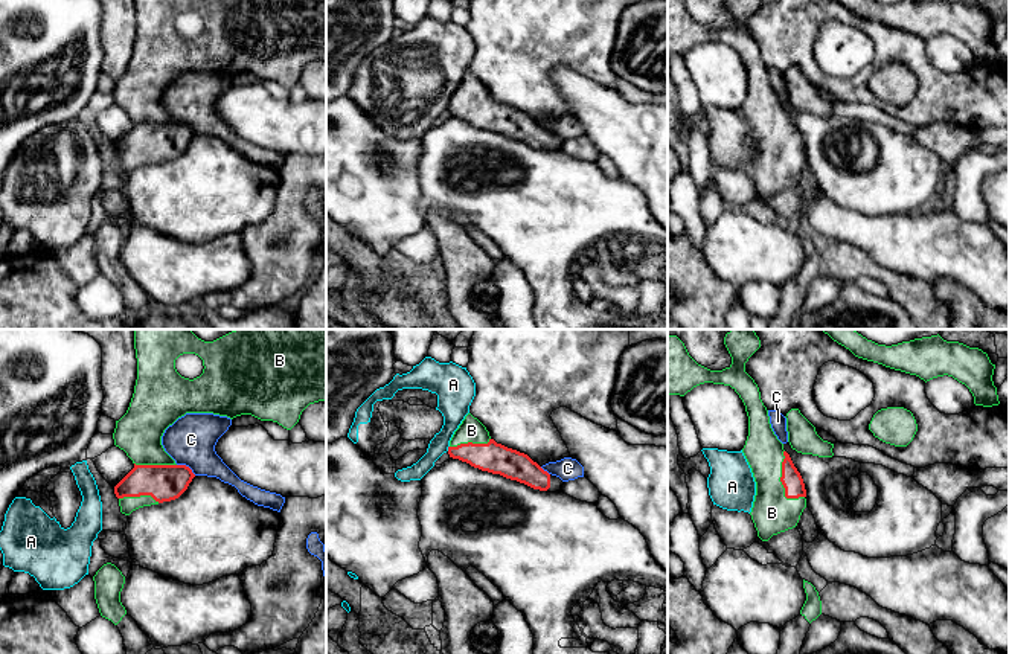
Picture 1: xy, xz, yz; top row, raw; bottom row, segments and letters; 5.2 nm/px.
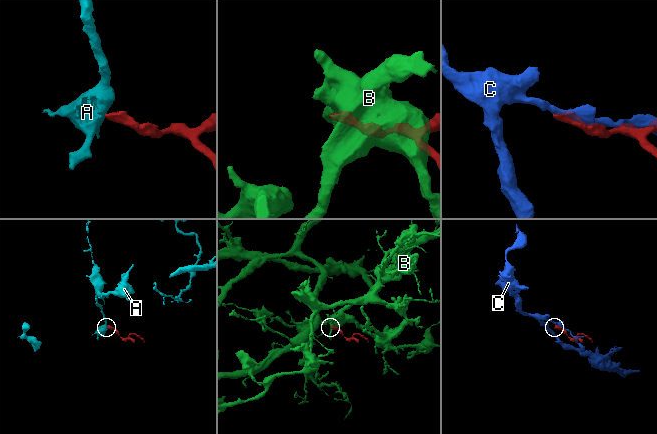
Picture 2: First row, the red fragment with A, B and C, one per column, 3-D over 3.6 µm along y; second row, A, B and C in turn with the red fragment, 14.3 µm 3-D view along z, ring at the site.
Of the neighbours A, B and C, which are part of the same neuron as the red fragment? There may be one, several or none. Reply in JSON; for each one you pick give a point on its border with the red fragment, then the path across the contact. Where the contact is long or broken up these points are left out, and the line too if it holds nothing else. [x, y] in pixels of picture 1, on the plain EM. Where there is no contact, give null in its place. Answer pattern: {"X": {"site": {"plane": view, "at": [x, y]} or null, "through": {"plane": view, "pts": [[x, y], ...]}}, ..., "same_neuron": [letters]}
{"B": {"site": {"plane": "yz", "at": [781, 139]}}, "same_neuron": ["B"]}

